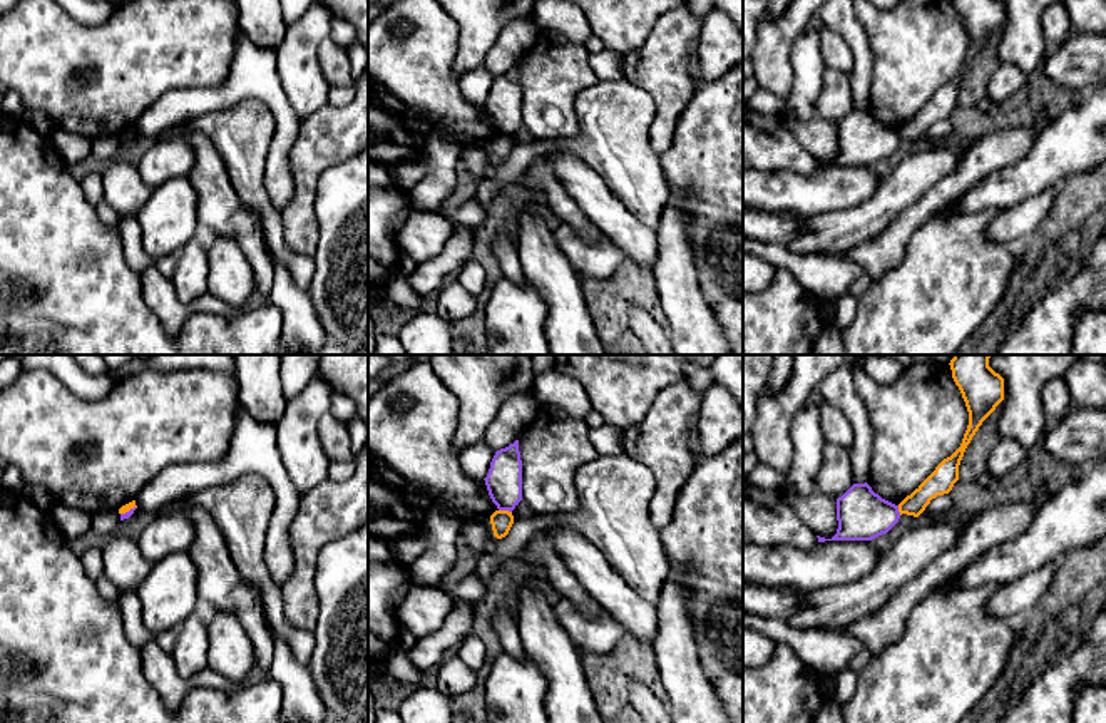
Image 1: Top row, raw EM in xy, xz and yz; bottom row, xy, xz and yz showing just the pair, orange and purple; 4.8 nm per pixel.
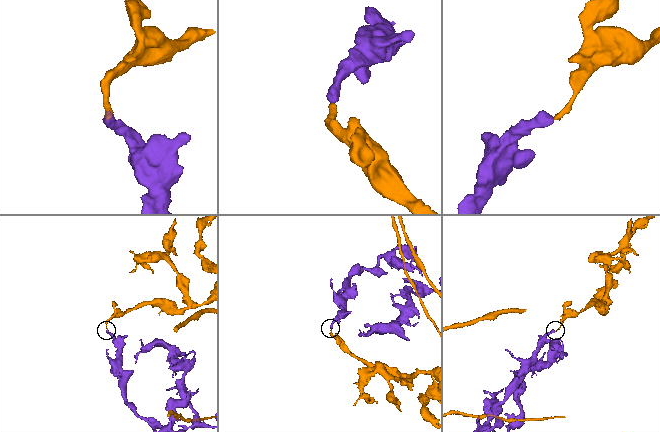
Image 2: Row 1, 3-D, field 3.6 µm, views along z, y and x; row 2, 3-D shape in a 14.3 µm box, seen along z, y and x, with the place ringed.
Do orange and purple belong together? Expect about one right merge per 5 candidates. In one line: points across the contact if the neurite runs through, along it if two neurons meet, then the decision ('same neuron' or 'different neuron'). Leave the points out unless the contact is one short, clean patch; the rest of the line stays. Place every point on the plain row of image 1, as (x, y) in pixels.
along xz (499, 134), (511, 138) | different neuron

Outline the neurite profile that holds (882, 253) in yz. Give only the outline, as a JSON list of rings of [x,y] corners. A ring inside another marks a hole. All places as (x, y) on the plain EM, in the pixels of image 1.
[[[999,127],[994,134],[972,142],[954,172],[944,176],[875,238],[837,256],[858,263],[868,283],[880,279],[900,266],[910,234],[925,219],[989,174],[1019,161],[1036,137],[1031,127]]]

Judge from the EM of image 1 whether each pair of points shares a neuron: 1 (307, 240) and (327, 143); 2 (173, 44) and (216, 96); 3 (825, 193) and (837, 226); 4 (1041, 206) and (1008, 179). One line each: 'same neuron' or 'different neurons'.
1: same neuron
2: different neurons
3: different neurons
4: different neurons

